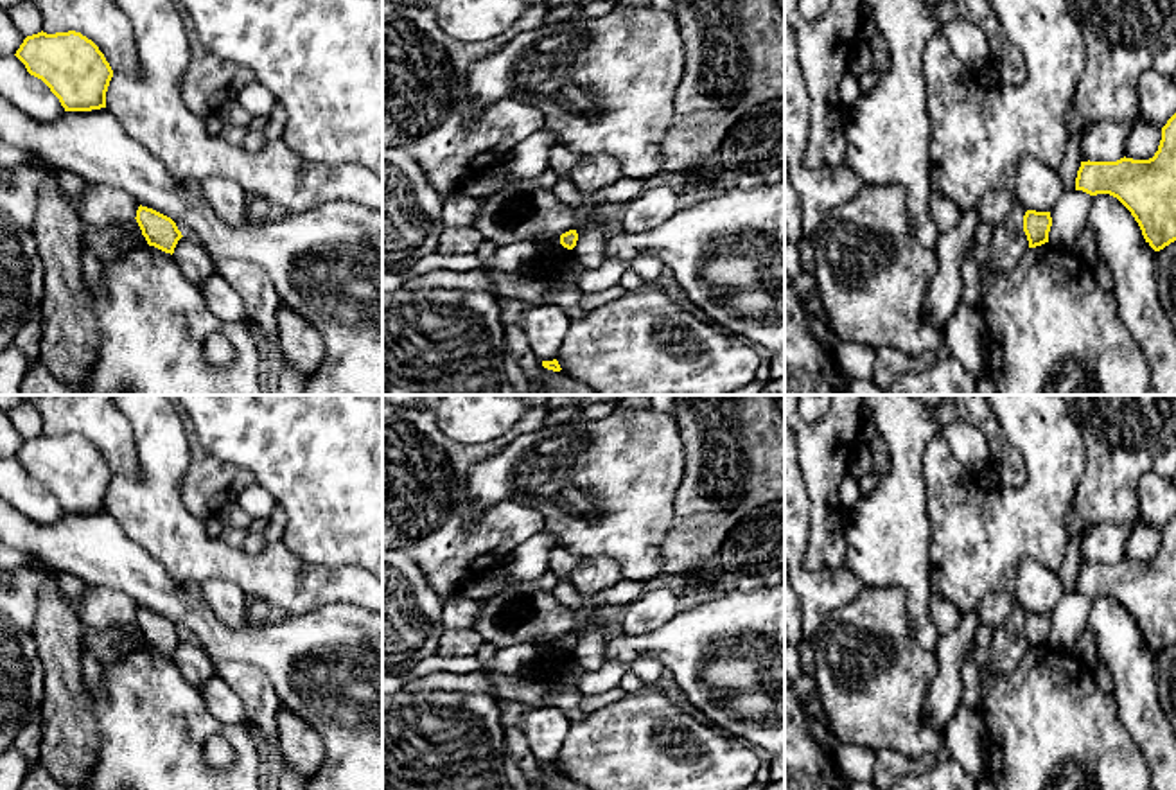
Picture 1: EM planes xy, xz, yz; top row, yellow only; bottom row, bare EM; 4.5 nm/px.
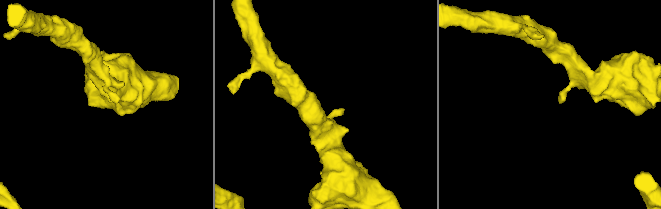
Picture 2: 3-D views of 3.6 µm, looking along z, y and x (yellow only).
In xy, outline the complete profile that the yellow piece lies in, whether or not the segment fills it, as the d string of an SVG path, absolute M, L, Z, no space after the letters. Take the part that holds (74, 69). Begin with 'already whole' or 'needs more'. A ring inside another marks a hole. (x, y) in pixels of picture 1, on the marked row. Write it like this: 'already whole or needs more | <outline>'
already whole | M38 32L14 54L27 72L41 79L65 111L106 108L113 70L99 47L81 32Z

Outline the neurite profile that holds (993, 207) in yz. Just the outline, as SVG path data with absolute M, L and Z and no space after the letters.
M993 190L982 196L975 206L982 223L991 224L993 228L1002 224L1018 203L1014 192Z

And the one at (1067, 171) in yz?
M1083 133L1068 135L1066 154L1056 169L1065 190L1075 189L1077 171L1081 167L1081 140Z

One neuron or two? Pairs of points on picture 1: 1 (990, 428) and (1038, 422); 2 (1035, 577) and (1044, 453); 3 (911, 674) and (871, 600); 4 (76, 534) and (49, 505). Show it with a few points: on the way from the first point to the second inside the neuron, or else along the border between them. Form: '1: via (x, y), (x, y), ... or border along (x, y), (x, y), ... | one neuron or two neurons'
1: border along (993, 413), (1000, 431), (1024, 462) | two neurons
2: border along (1054, 571), (1024, 559), (1013, 593) | two neurons
3: via (898, 656), (895, 638), (877, 618) | one neuron
4: border along (20, 512), (38, 523), (52, 523), (65, 514) | two neurons

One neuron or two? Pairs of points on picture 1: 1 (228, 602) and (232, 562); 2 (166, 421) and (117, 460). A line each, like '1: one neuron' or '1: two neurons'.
1: two neurons
2: two neurons

